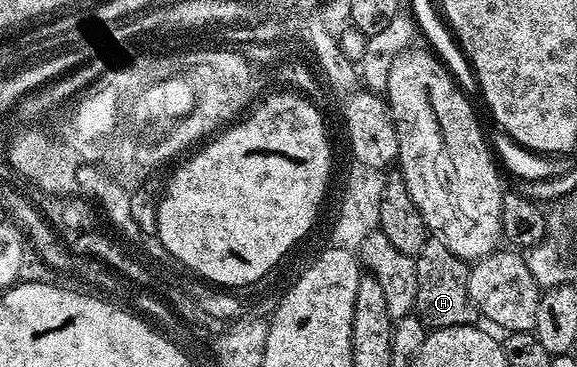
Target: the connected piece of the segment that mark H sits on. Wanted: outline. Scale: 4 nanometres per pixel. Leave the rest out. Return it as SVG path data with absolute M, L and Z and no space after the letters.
M441 238L427 239L426 245L414 257L416 266L416 302L414 312L421 318L427 329L447 328L448 326L477 325L480 317L478 308L470 301L468 278L470 268Z

